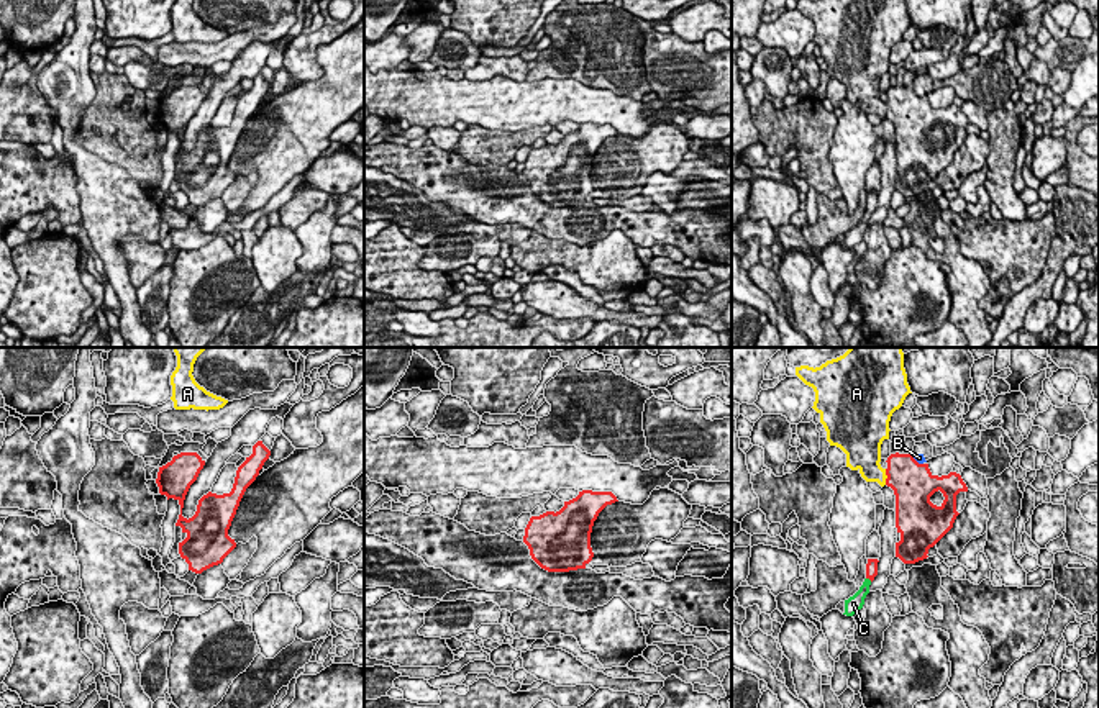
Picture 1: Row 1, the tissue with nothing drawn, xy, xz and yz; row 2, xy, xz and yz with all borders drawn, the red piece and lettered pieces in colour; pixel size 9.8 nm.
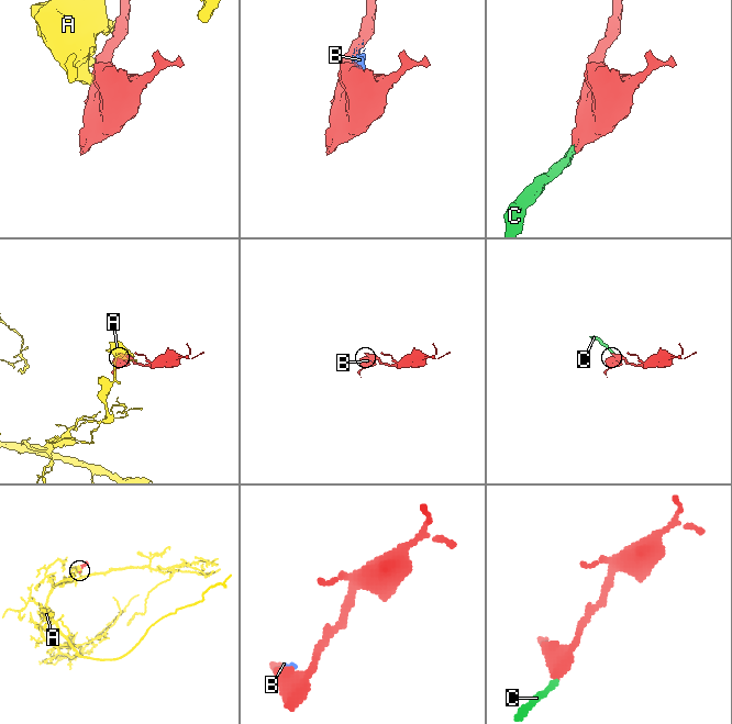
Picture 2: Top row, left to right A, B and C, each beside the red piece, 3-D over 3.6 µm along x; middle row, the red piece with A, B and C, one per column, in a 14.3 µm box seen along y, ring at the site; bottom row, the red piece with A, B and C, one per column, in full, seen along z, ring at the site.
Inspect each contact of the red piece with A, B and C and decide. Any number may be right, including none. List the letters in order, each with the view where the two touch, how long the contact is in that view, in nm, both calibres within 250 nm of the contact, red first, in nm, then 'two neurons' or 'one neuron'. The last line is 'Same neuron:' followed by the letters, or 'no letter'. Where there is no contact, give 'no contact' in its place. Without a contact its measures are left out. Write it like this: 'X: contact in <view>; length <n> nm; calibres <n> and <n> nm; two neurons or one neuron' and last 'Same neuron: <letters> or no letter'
A: contact in yz; length 160 nm; calibres 400 and 220 nm; two neurons
B: contact in yz; length 150 nm; calibres 400 and 90 nm; two neurons
C: contact in yz; length 70 nm; calibres 130 and 140 nm; one neuron
Same neuron: C

